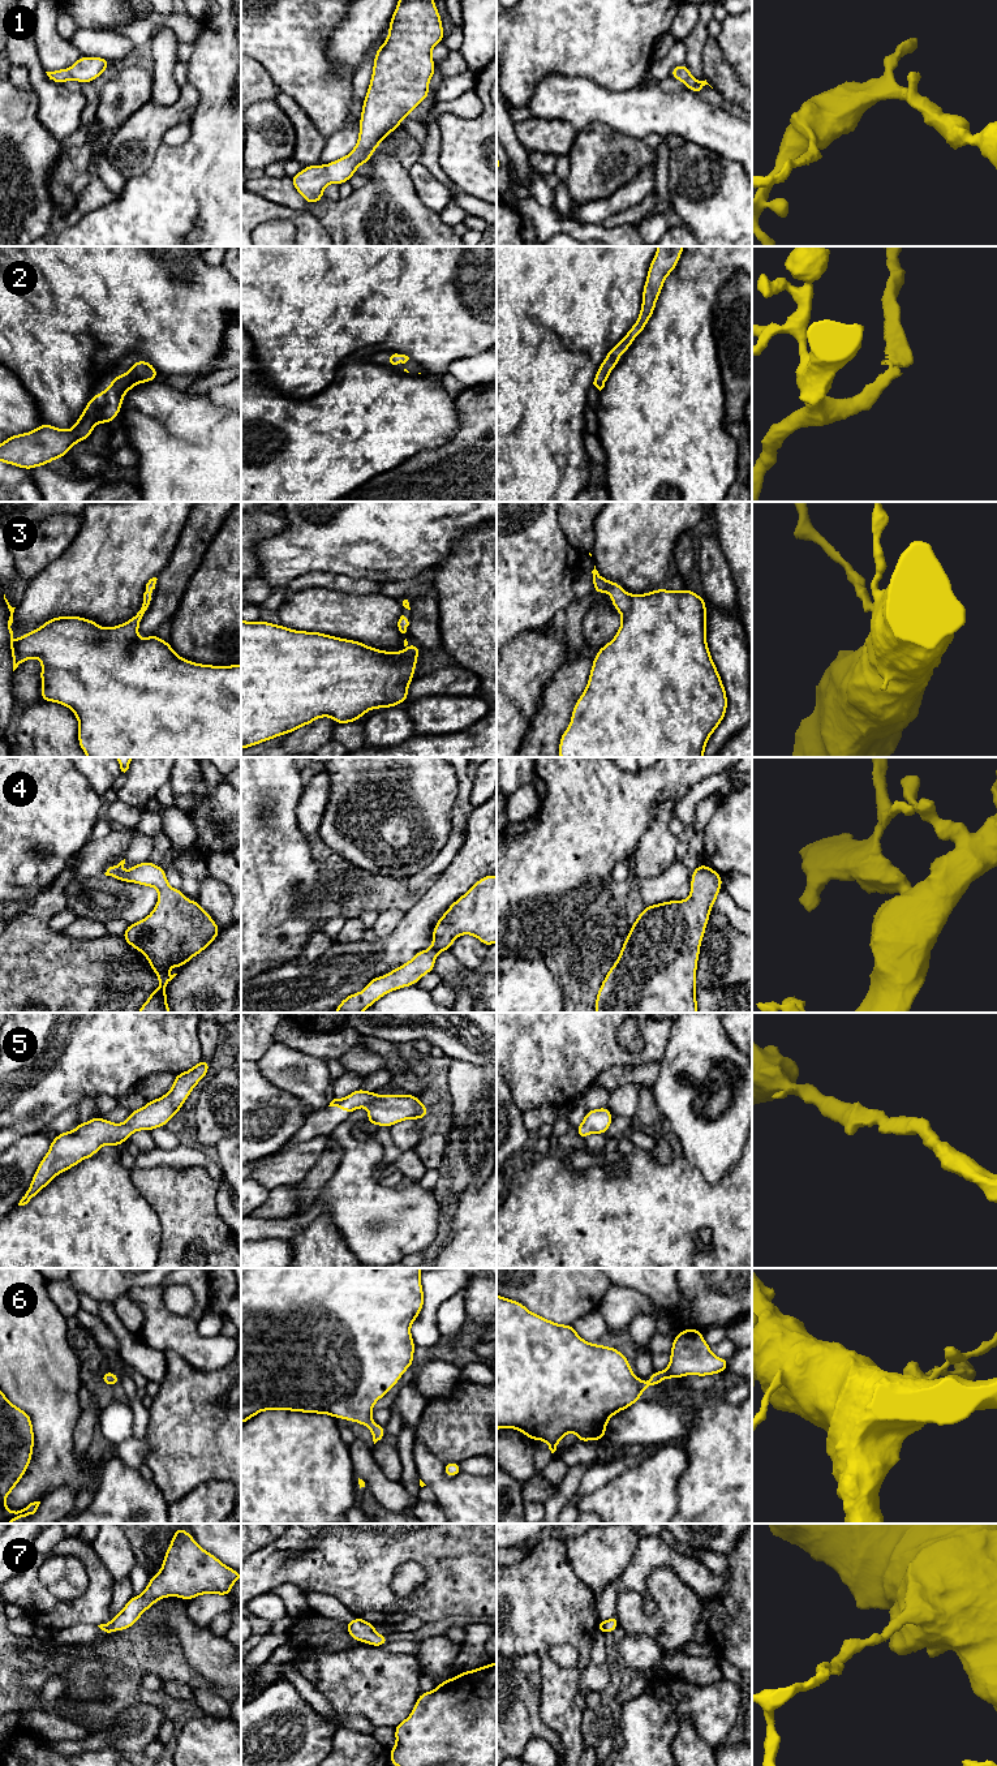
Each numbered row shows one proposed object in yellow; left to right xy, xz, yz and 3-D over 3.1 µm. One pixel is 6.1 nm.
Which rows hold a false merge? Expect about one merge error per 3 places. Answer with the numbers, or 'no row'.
no row

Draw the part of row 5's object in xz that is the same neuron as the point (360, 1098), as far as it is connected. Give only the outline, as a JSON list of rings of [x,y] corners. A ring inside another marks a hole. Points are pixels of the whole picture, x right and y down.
[[[362,1088],[343,1099],[334,1099],[328,1107],[344,1109],[349,1114],[361,1107],[368,1108],[368,1123],[391,1127],[404,1120],[425,1120],[427,1108],[413,1093],[379,1096]]]

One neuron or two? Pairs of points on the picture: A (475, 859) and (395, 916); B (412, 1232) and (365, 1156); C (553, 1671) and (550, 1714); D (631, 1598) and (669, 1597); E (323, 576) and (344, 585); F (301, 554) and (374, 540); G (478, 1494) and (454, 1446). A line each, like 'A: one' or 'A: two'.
A: two
B: one
C: one
D: one
E: one
F: one
G: two

